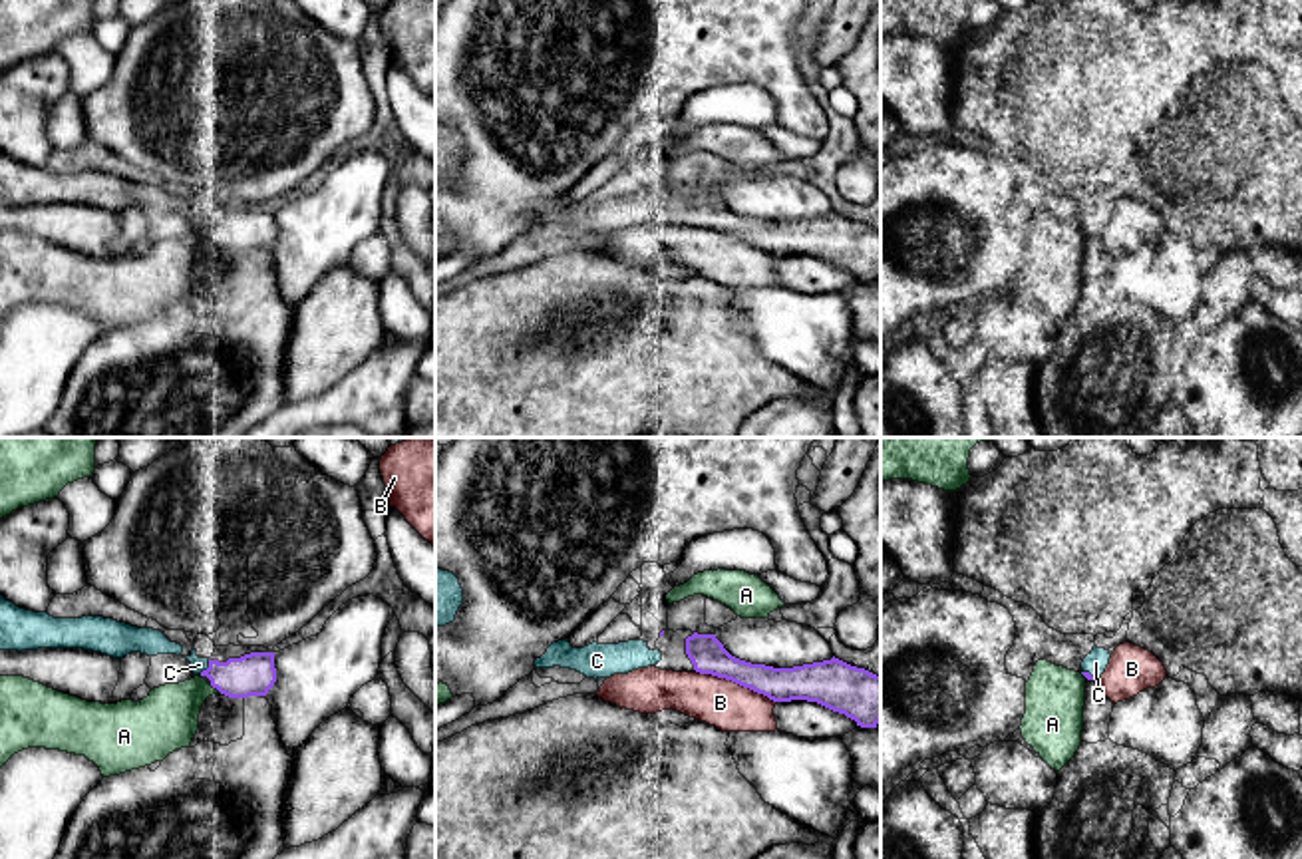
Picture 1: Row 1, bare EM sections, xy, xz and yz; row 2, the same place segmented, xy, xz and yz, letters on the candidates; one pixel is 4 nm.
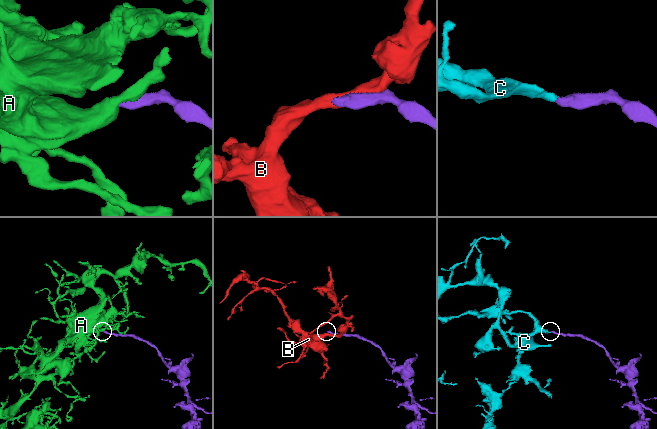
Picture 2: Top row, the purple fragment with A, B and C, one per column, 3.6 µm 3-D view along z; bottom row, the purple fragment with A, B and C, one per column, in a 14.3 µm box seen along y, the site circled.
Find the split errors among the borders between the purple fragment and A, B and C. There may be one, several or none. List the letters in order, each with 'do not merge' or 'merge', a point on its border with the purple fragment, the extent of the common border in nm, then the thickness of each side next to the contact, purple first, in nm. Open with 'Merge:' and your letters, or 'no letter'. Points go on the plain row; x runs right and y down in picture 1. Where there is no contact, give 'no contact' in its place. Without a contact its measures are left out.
Merge: C
A: do not merge; contact xy (215, 241); length 70 nm; calibres 180 and 240 nm
B: do not merge; contact xz (736, 237); length 360 nm; calibres 140 and 200 nm
C: merge; contact xy (207, 223); length 70 nm; calibres 180 and 60 nm

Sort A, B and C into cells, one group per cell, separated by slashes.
A / B / C

